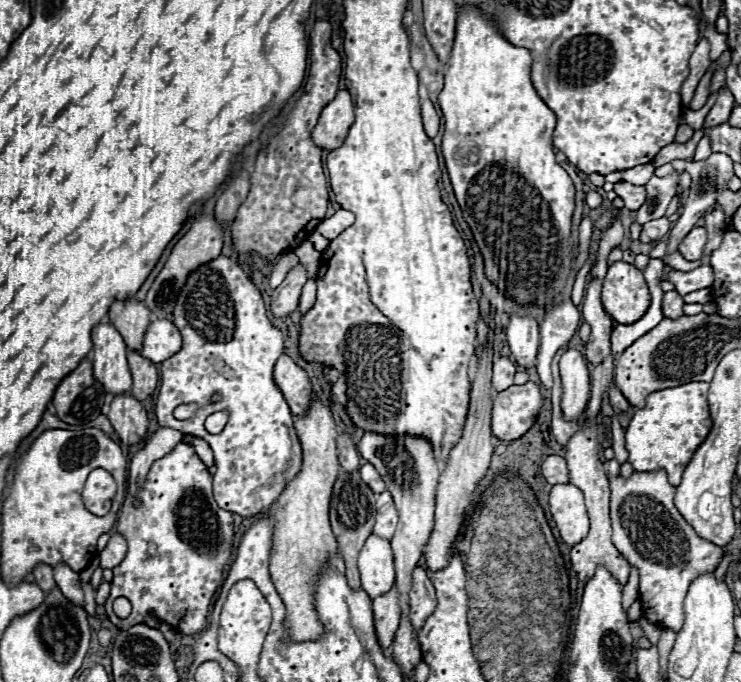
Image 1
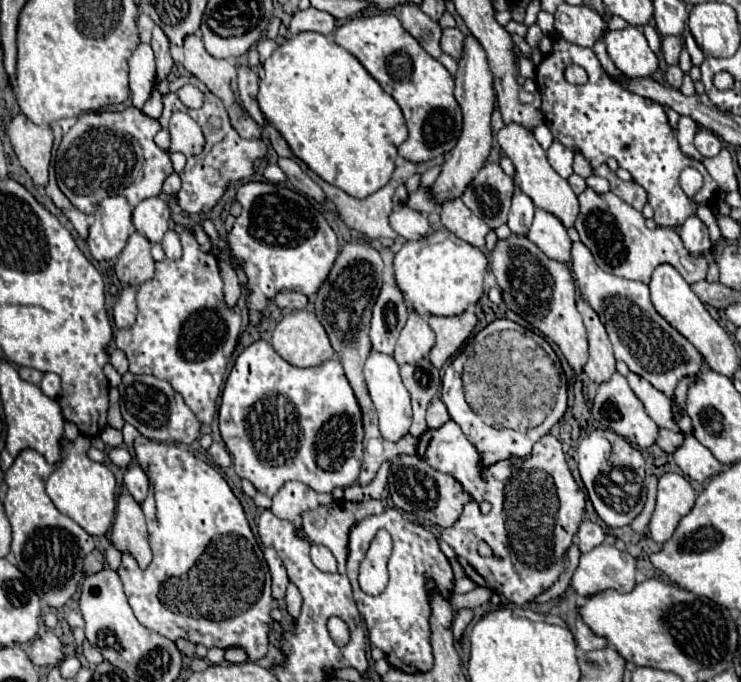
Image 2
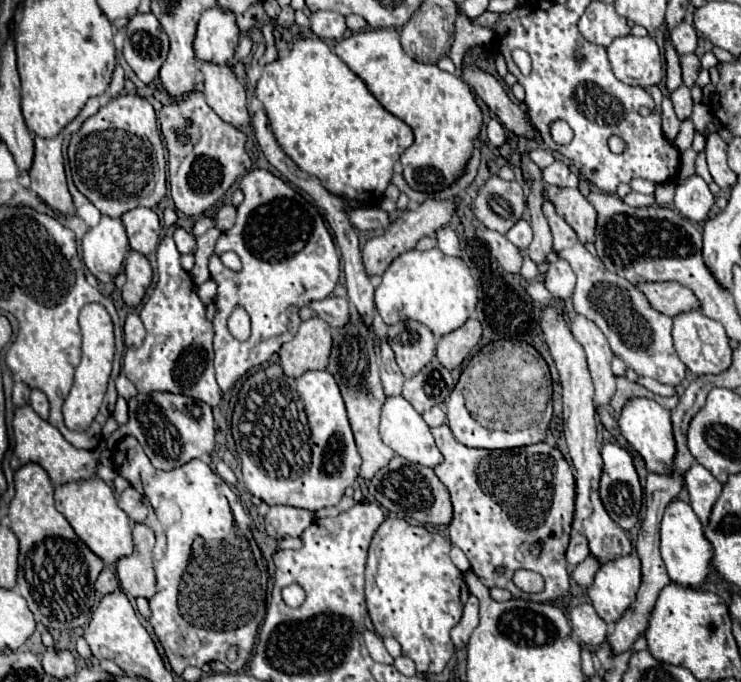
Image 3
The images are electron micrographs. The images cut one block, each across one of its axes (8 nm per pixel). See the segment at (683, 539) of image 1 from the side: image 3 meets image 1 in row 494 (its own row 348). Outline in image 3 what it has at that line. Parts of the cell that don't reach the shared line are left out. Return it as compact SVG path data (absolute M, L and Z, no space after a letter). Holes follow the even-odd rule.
M546 198L546 218L554 236L554 252L560 258L568 260L568 264L572 266L578 278L572 294L574 310L590 318L602 330L614 356L620 358L638 376L648 376L660 384L678 386L686 378L686 364L678 358L672 344L672 336L670 336L672 318L654 310L646 300L646 296L634 284L626 282L626 278L608 272L602 260L598 256L592 256L582 246L576 232L556 214L548 198Z

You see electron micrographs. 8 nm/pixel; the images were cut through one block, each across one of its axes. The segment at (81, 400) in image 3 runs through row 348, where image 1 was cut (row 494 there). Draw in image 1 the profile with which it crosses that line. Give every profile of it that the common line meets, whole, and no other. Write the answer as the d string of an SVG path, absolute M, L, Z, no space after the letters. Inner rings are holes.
M102 468L92 470L86 480L84 492L82 492L82 500L84 500L86 510L92 512L94 516L108 514L114 494L116 494L114 478Z

